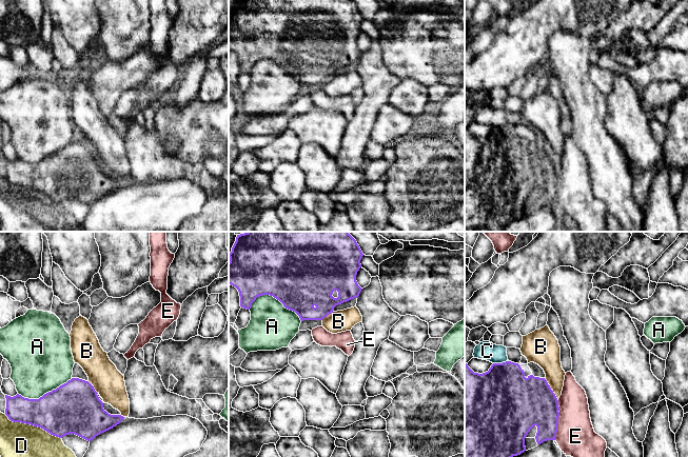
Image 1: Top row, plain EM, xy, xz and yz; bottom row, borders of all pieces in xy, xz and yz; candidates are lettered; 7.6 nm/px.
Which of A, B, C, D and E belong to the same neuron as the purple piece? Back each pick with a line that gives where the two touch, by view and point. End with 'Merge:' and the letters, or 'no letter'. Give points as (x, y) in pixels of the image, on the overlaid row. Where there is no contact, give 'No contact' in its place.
Merge: no letter

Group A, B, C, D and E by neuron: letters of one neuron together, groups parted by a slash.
A C / B / D / E

